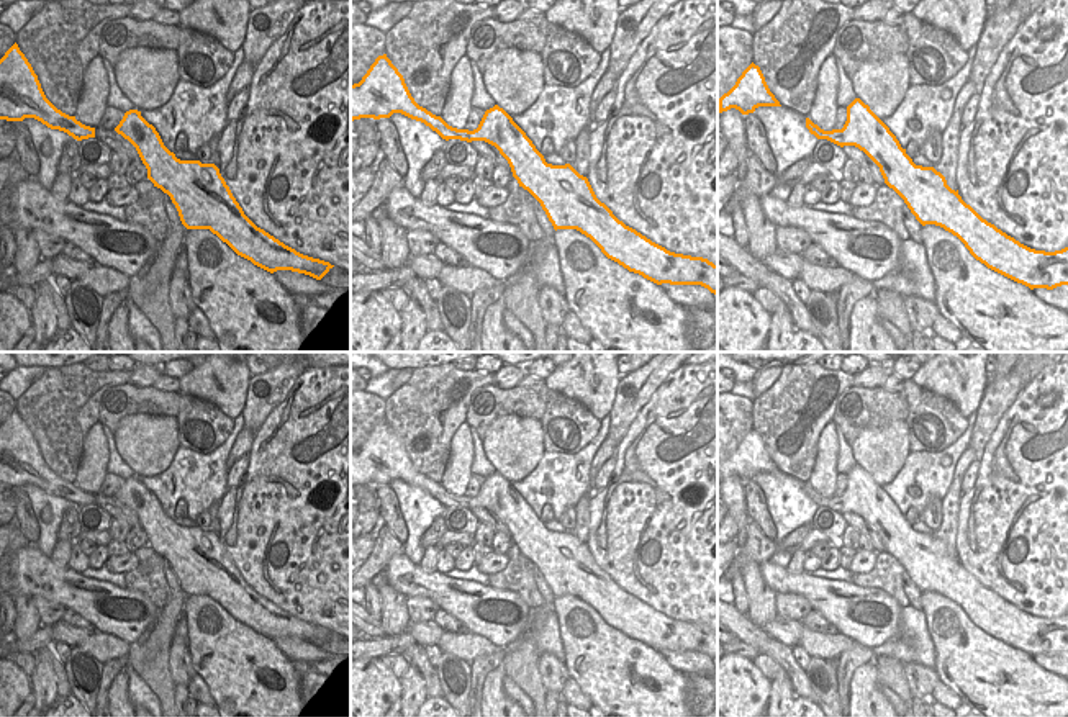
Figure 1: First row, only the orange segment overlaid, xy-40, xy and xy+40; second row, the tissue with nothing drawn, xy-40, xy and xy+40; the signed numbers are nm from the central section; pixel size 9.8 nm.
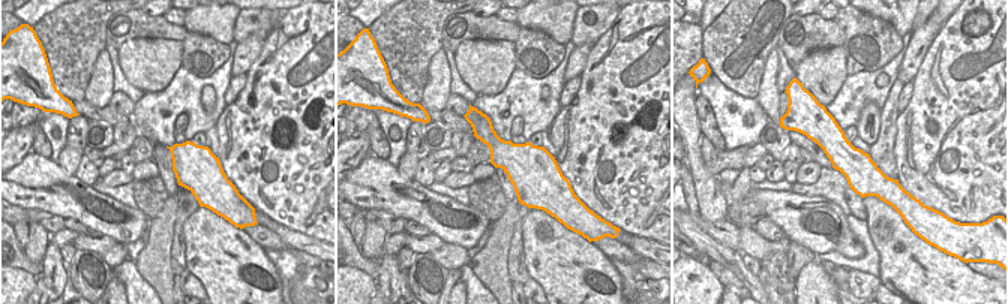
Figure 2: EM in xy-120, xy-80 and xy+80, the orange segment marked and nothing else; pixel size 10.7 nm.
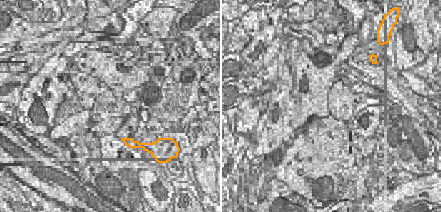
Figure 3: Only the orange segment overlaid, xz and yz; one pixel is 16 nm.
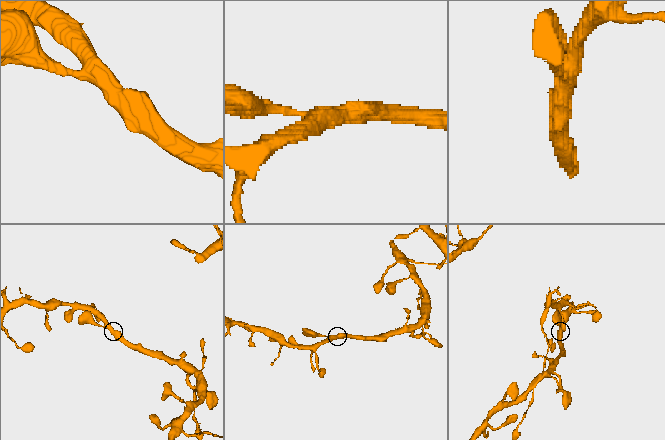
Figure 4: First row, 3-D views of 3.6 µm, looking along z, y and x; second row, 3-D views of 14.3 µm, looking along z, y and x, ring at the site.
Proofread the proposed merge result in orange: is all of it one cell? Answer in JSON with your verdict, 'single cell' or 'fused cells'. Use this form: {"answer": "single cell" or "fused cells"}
{"answer": "single cell"}

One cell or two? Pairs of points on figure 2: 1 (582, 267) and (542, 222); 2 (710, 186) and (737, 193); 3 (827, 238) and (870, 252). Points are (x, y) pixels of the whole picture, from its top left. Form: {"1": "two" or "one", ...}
{"1": "one", "2": "two", "3": "two"}

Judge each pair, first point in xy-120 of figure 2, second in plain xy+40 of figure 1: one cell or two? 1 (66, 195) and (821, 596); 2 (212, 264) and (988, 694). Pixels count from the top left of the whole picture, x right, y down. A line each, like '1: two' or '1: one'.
1: one
2: one

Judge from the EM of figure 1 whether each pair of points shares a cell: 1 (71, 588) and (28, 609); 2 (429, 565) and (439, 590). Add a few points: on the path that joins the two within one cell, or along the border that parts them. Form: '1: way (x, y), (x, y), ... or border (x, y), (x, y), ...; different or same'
1: border (17, 593), (31, 598); different
2: border (418, 565), (428, 572), (436, 570); different

